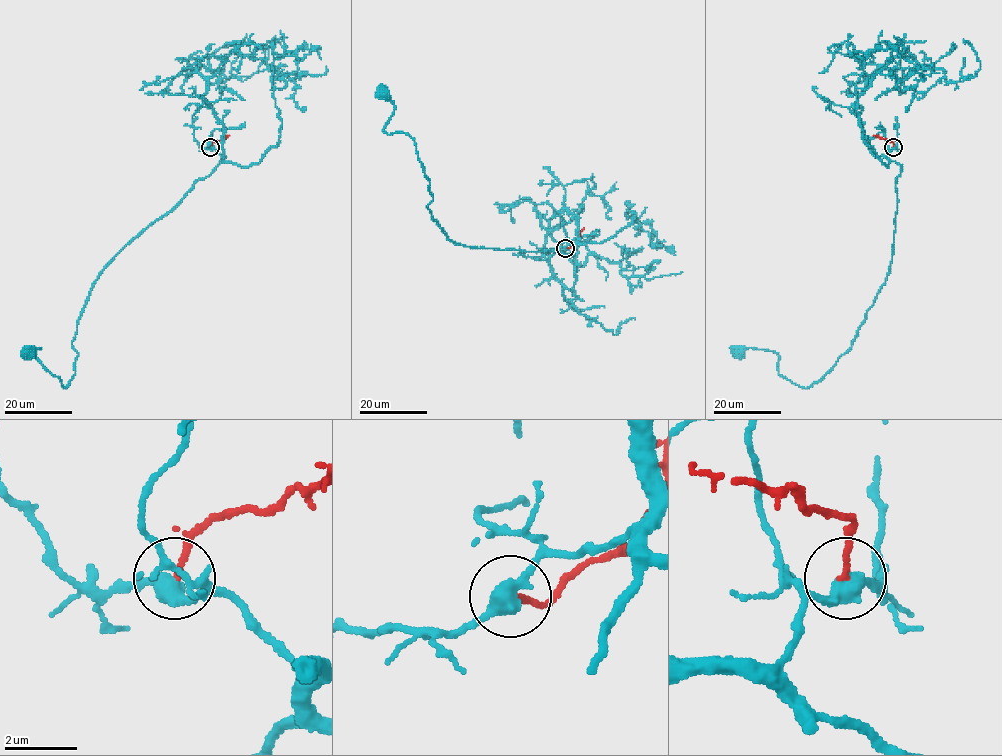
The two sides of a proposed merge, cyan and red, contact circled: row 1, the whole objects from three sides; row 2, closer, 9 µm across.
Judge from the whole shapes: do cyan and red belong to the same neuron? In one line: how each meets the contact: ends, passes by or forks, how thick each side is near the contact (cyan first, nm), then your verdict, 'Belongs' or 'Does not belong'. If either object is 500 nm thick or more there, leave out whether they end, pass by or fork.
At the ring cyan passes by. At the ring red ends. Thickness 440 nm (cyan) against 150 nm. Does not belong

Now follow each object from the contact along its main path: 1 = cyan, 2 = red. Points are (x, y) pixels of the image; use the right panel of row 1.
1: (893, 148), (888, 158), (901, 173), (890, 271), (851, 347), (806, 388), (780, 375), (777, 354), (740, 354)
2: (893, 148), (894, 143), (873, 135)

